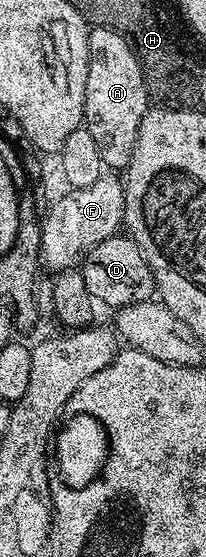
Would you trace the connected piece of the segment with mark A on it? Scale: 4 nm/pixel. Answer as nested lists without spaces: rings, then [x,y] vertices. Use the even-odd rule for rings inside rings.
[[[92,26],[87,33],[89,61],[85,77],[83,121],[93,136],[104,168],[126,169],[133,157],[135,127],[143,111],[143,88],[138,67],[125,46],[125,37],[113,28]]]

